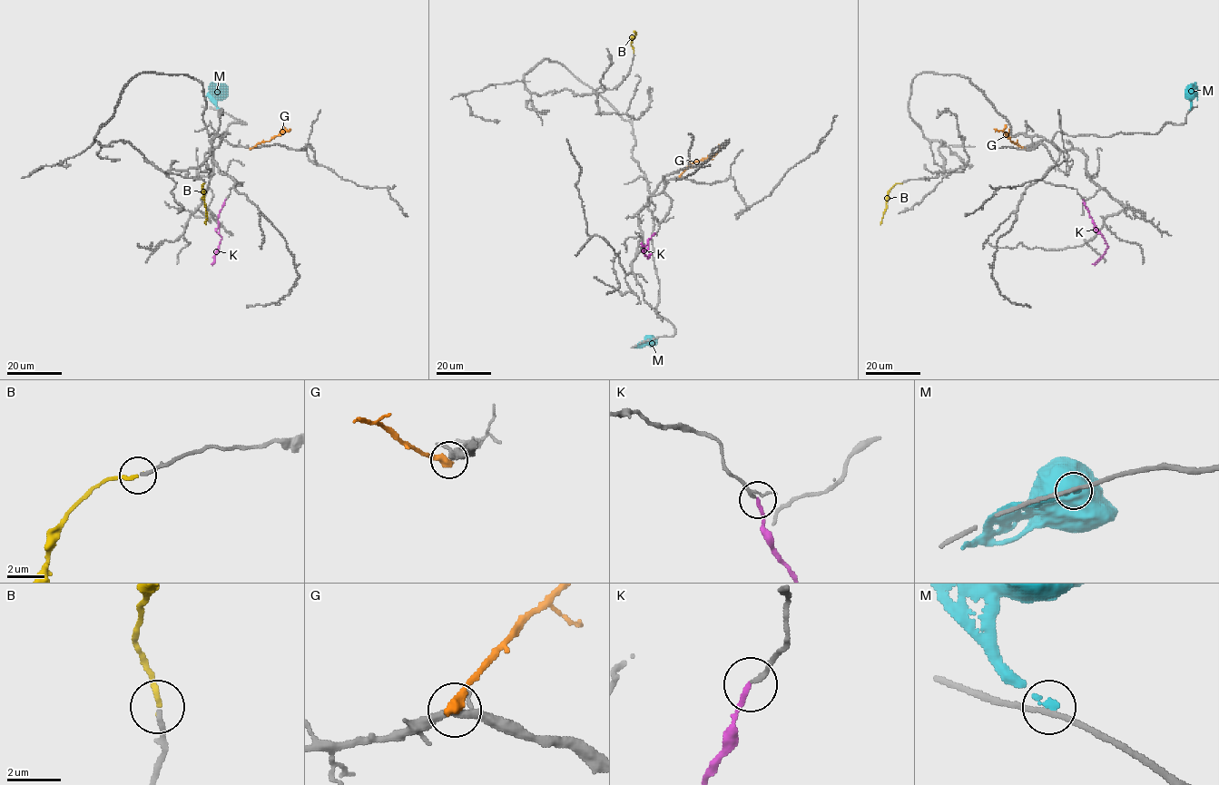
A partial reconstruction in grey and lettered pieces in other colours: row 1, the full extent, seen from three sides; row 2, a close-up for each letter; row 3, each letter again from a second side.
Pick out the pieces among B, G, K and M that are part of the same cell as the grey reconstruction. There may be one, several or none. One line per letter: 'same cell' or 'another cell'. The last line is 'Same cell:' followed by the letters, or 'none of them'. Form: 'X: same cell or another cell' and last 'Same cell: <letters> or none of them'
B: same cell
G: another cell
K: same cell
M: another cell
Same cell: B, K

